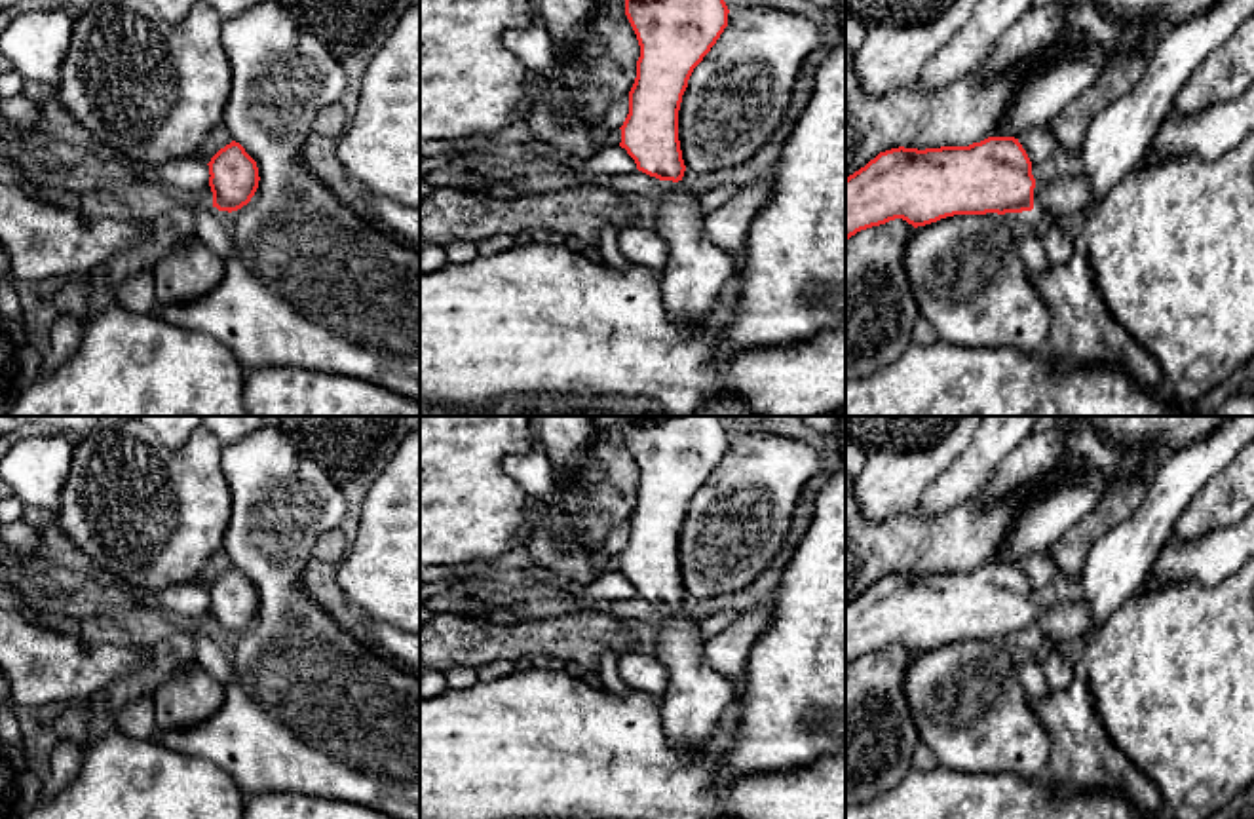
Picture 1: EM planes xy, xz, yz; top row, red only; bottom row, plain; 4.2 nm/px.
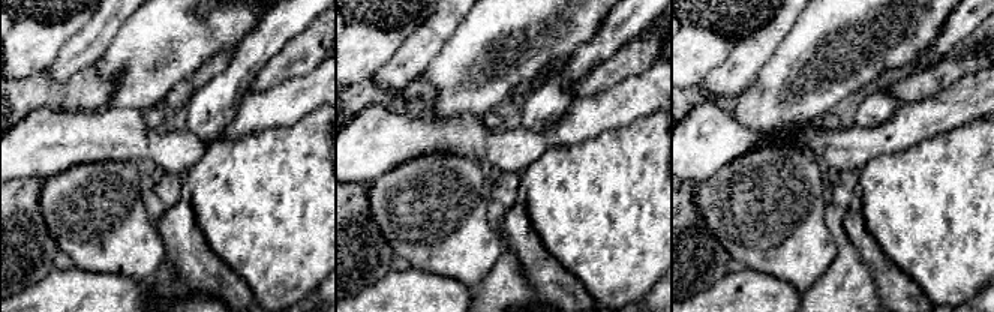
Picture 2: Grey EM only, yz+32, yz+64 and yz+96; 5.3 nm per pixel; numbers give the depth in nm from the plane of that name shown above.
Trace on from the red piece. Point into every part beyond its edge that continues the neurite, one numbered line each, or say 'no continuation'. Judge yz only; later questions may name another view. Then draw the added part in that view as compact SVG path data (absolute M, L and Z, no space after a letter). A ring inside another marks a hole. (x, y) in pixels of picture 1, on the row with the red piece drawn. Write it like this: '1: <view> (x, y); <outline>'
1: yz (1072, 196); M1085 173L1077 177L1054 177L1051 181L1036 181L1034 213L1070 215L1075 220L1085 217L1094 205L1091 182Z

